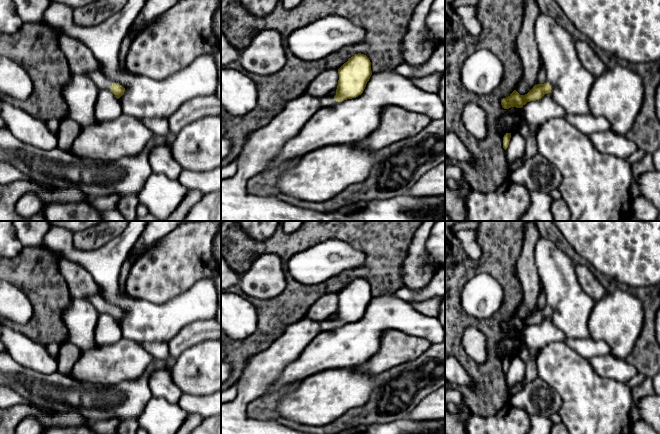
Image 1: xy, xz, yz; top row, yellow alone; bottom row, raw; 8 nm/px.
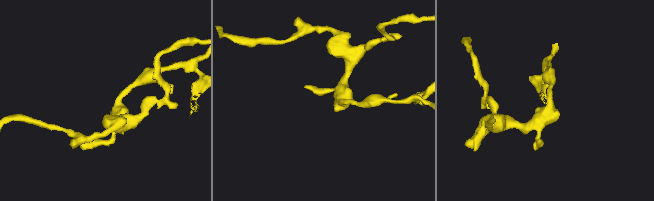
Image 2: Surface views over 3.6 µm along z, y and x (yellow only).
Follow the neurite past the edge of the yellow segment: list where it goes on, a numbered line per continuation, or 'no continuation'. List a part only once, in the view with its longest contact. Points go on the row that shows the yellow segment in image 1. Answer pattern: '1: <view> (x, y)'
1: xy (98, 78)

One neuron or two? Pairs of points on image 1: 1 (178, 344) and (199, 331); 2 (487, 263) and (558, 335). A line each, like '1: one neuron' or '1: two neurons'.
1: one neuron
2: two neurons

